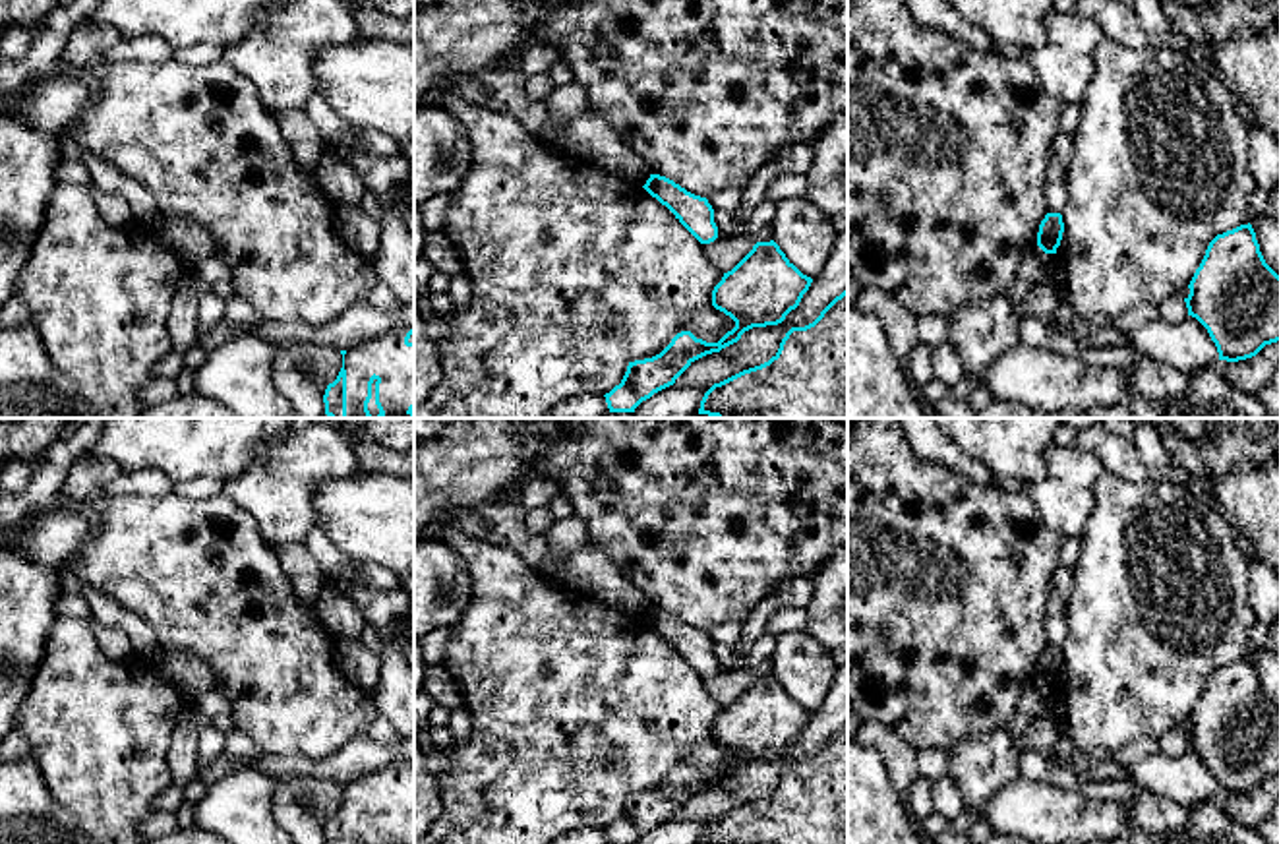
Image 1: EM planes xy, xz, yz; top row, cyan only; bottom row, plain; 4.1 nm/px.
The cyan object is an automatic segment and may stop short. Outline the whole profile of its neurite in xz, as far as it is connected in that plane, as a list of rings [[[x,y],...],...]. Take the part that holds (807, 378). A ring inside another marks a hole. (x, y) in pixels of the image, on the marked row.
[[[848,288],[813,323],[791,327],[768,362],[714,383],[704,393],[699,414],[716,418],[848,418]]]

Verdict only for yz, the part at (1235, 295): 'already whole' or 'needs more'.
already whole

